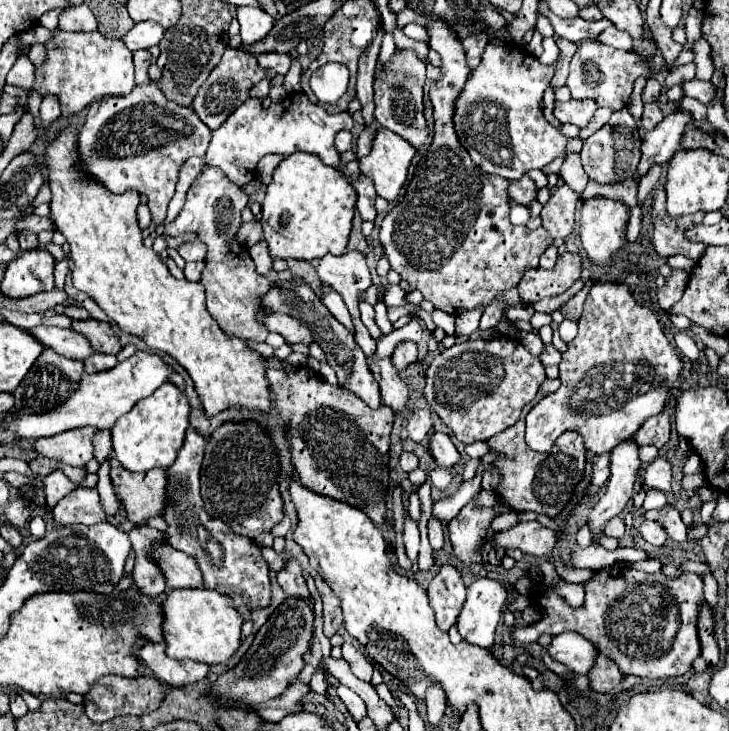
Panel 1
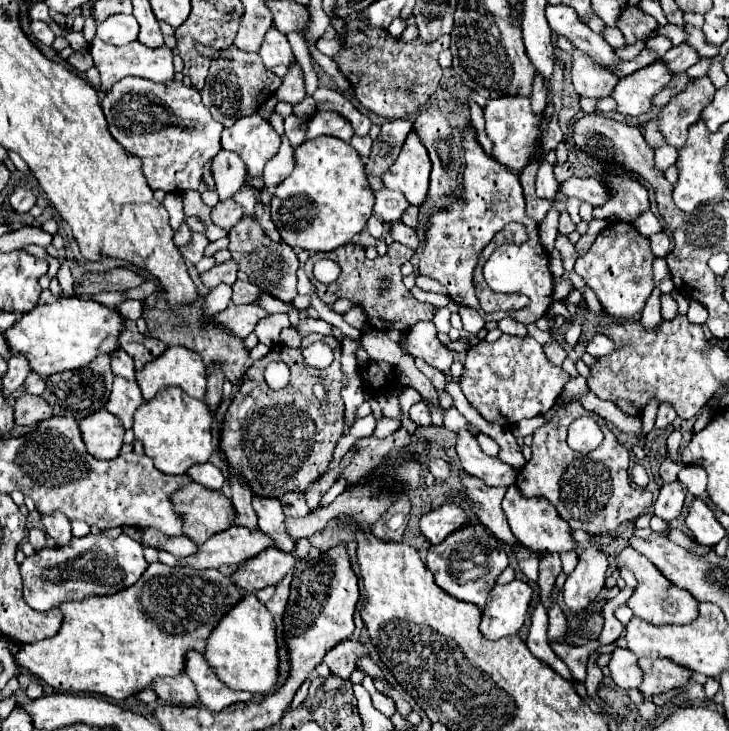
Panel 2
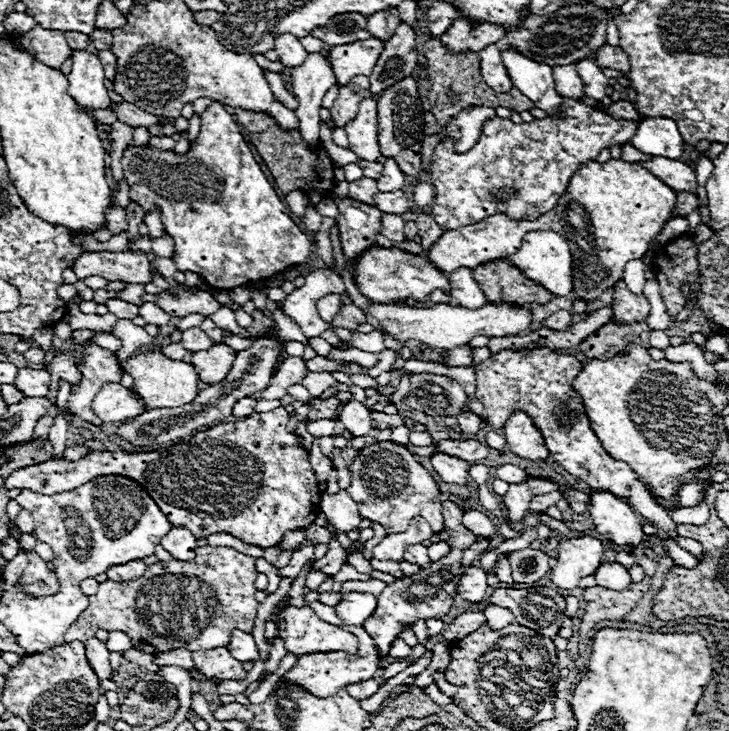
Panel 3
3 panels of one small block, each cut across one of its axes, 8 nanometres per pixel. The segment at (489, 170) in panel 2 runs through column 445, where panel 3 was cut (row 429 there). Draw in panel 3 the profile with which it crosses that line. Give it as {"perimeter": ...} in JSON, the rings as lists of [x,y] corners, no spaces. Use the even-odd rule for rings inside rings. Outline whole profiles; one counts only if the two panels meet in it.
{"perimeter":[[[278,406],[266,414],[250,414],[248,418],[238,422],[212,426],[206,432],[198,432],[188,442],[180,442],[156,452],[90,452],[78,462],[46,460],[42,464],[34,464],[30,468],[20,468],[18,472],[12,472],[4,480],[4,486],[8,490],[26,488],[38,494],[54,494],[78,488],[96,476],[126,476],[138,482],[152,496],[158,508],[166,512],[166,518],[172,526],[184,526],[196,538],[208,538],[210,534],[226,532],[240,538],[246,544],[266,550],[278,546],[288,530],[308,528],[320,512],[320,490],[316,476],[308,464],[308,452],[300,446],[296,434],[288,432],[288,418],[290,414],[282,406]]]}

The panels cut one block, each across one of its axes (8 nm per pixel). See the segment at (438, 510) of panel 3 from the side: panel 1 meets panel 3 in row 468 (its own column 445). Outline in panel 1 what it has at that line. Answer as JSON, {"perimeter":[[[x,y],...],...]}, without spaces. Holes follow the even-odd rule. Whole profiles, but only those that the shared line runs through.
{"perimeter":[[[502,336],[494,340],[466,340],[434,356],[426,370],[424,398],[462,444],[472,444],[484,438],[492,438],[494,434],[516,424],[522,408],[530,400],[534,400],[538,386],[544,382],[544,378],[546,374],[542,362],[530,352],[526,352],[526,348],[514,338]]]}

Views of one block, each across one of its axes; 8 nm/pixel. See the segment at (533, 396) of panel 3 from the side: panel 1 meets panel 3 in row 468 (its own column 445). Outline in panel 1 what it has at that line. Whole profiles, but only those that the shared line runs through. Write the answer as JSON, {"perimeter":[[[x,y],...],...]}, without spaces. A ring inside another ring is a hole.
{"perimeter":[[[448,564],[442,566],[428,586],[428,600],[436,614],[436,624],[440,630],[448,630],[450,626],[454,626],[464,598],[466,586],[460,572]]]}

